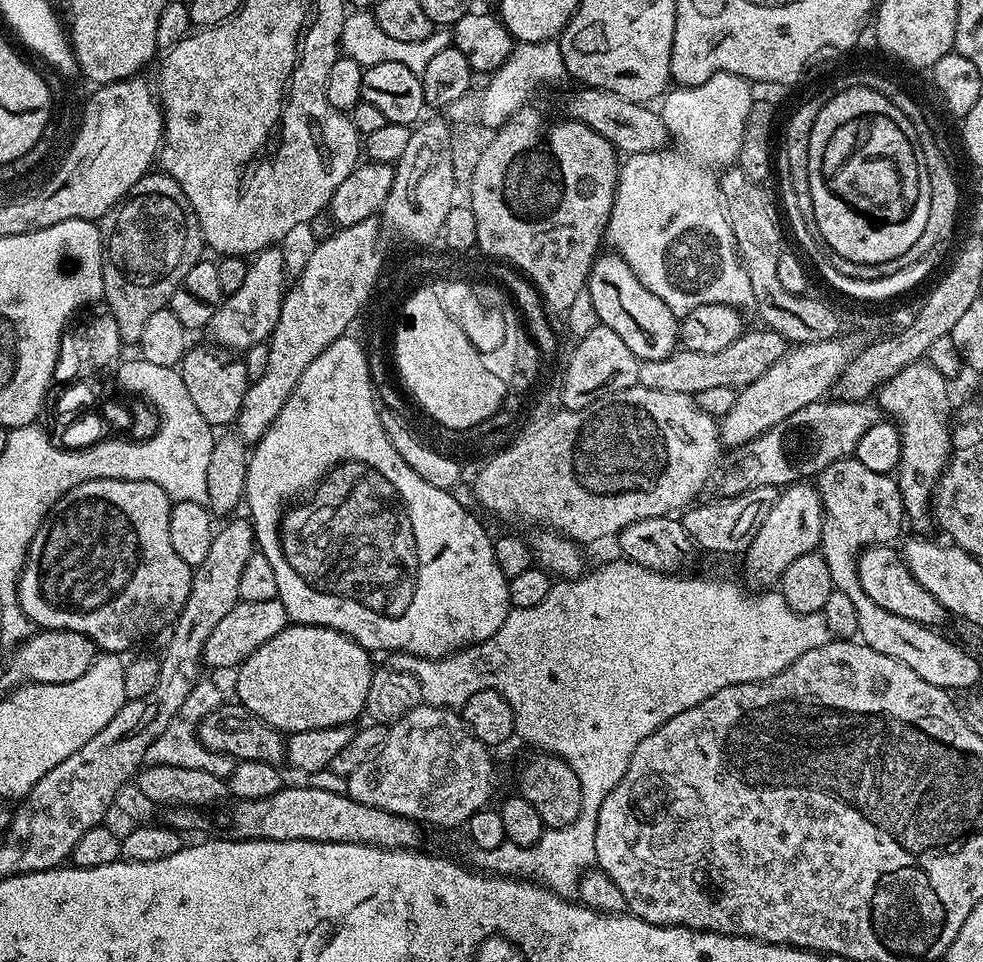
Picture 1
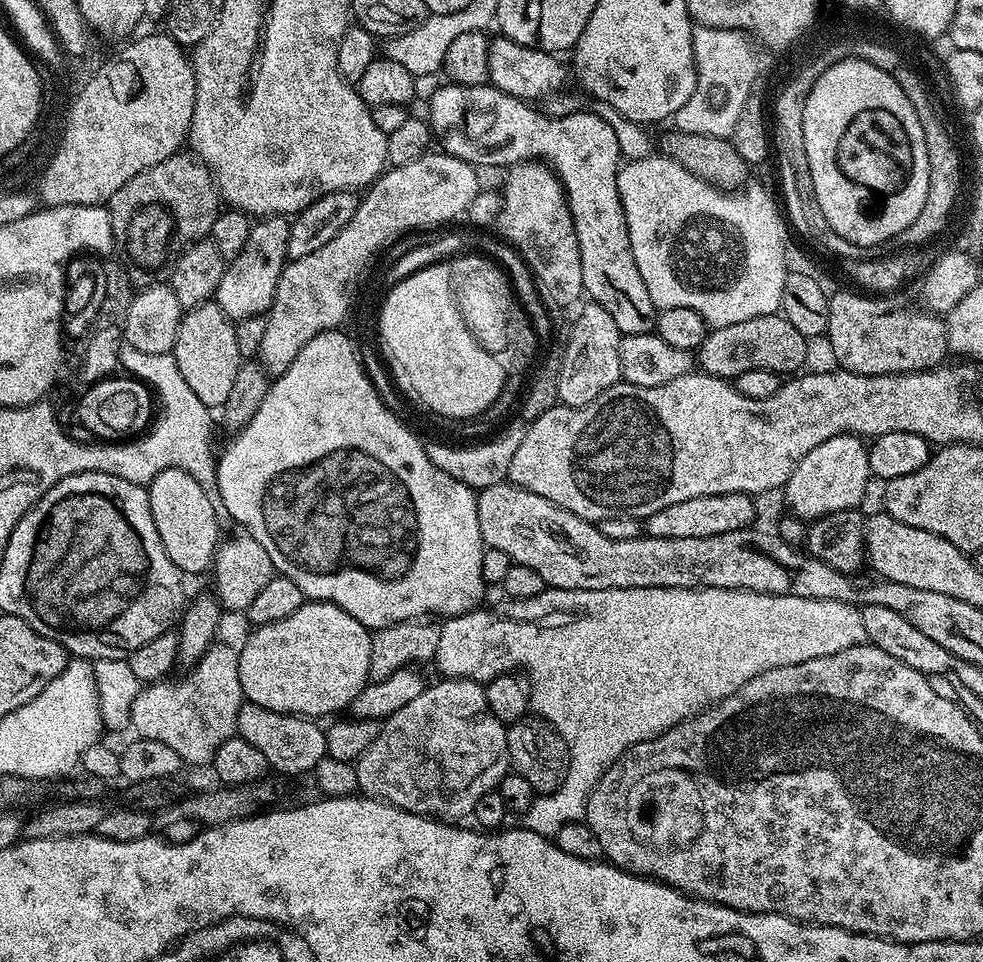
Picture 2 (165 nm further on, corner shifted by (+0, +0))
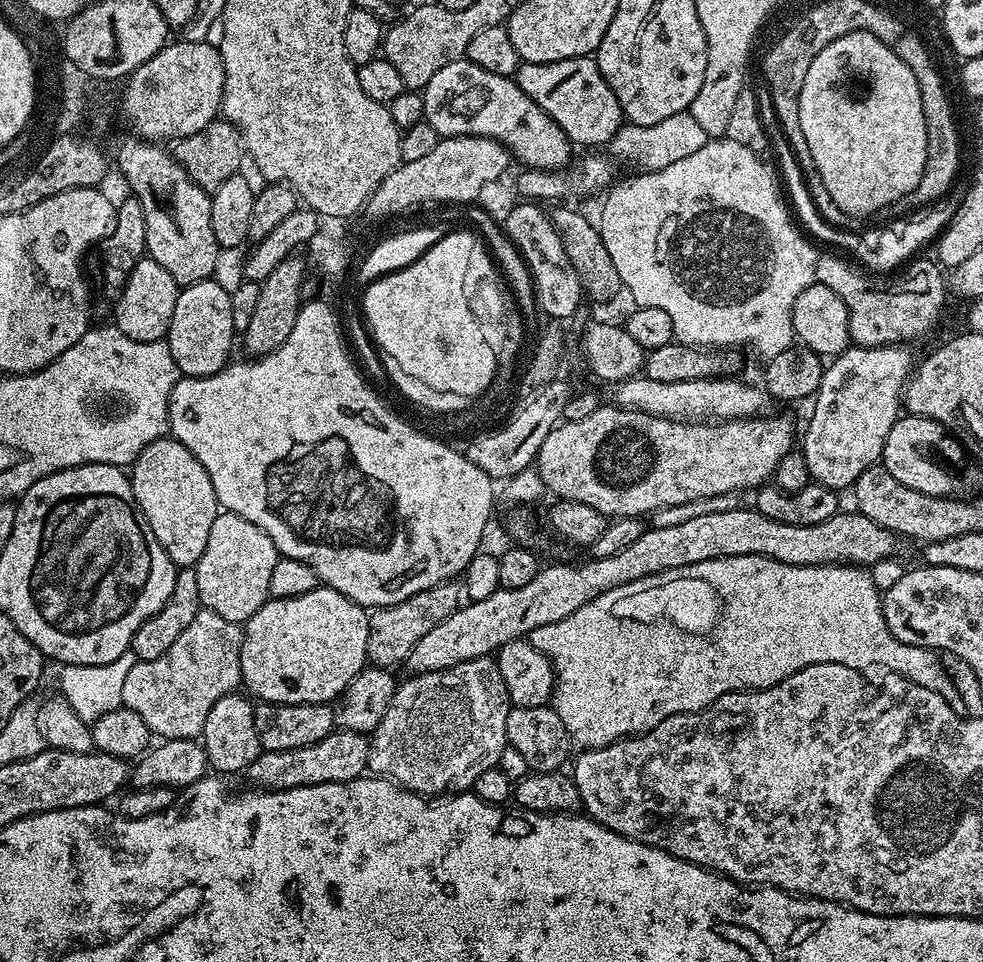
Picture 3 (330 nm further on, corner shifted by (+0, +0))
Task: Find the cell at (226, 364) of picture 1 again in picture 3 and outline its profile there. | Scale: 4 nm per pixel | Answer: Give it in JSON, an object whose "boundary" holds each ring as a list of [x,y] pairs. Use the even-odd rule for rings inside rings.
{"boundary":[[[213,278],[183,285],[174,302],[174,318],[166,343],[177,369],[184,376],[212,376],[229,363],[232,339],[237,339],[238,333],[230,315],[231,291],[227,287],[224,289],[218,280]]]}

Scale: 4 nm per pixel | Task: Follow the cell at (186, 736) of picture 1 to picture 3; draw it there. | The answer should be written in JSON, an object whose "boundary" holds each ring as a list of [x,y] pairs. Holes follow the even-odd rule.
{"boundary":[[[207,610],[200,611],[194,618],[194,622],[190,622],[190,626],[182,630],[181,636],[174,641],[174,646],[170,646],[170,650],[162,654],[162,658],[136,661],[126,677],[126,682],[123,683],[121,698],[123,707],[134,710],[134,714],[138,714],[142,722],[146,722],[153,737],[161,741],[197,739],[204,731],[206,718],[210,715],[214,702],[218,702],[218,698],[235,693],[241,687],[241,639],[241,625],[226,622],[226,618],[220,617],[219,614]]]}

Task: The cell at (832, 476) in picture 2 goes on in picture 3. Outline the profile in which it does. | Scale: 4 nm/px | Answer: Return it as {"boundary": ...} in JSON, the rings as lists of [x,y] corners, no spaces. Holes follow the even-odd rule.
{"boundary":[[[886,345],[881,348],[861,348],[849,346],[846,351],[835,357],[825,367],[822,382],[811,401],[812,413],[808,416],[808,425],[802,428],[802,451],[806,458],[809,477],[815,483],[825,484],[833,490],[851,489],[856,480],[872,464],[881,463],[886,446],[886,434],[902,412],[904,386],[914,371],[913,349],[908,346]]]}

